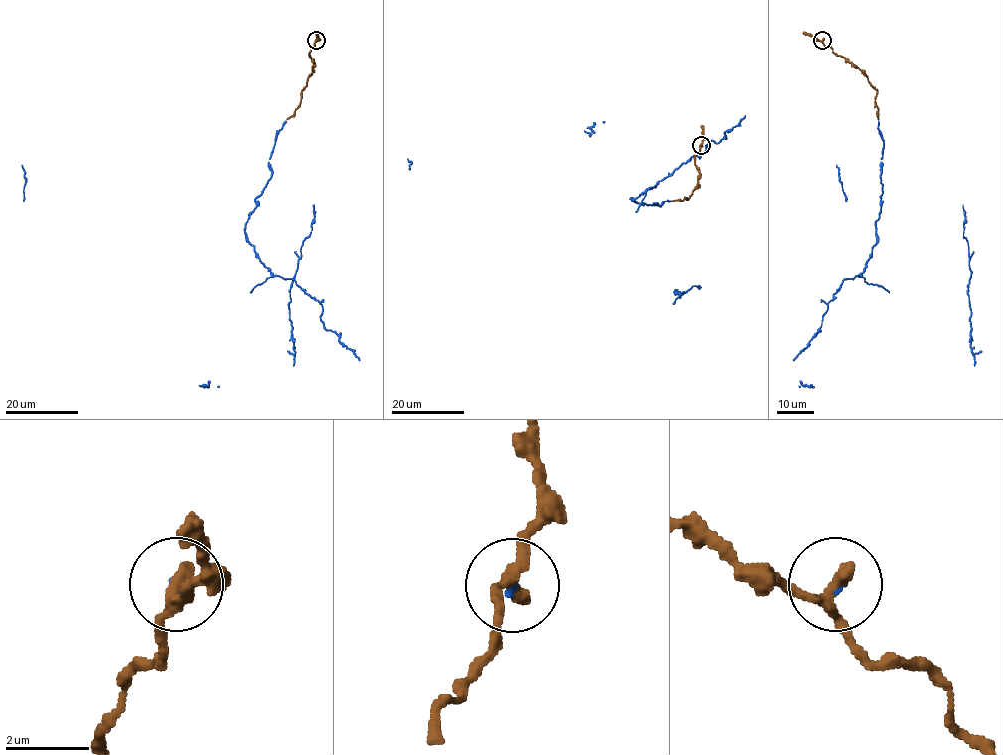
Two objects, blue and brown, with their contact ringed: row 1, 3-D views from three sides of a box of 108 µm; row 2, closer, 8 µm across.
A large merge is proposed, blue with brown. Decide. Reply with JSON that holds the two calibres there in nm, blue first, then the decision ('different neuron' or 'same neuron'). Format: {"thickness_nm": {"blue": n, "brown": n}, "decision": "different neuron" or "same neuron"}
{"thickness_nm": {"blue": 70, "brown": 300}, "decision": "same neuron"}

